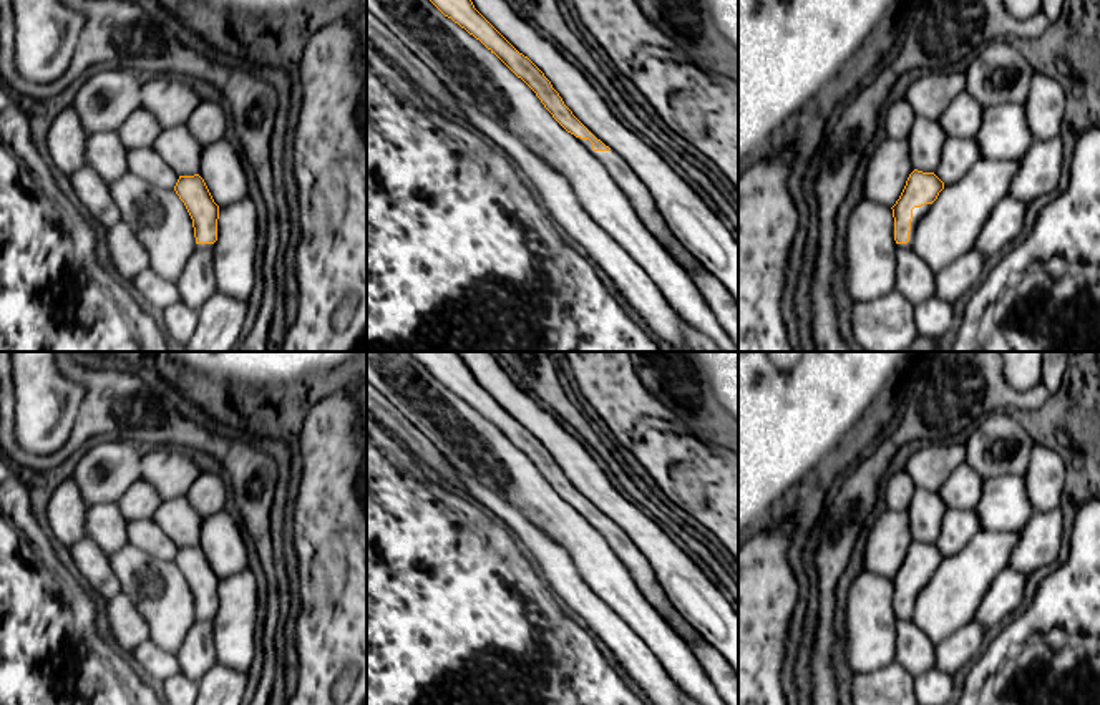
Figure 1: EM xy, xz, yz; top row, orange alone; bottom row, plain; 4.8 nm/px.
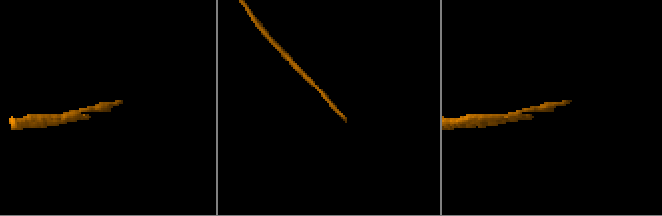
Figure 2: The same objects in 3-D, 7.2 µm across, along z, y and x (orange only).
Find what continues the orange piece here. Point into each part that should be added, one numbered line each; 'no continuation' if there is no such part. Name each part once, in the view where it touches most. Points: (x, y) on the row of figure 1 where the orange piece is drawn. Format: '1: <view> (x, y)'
1: yz (918, 213)

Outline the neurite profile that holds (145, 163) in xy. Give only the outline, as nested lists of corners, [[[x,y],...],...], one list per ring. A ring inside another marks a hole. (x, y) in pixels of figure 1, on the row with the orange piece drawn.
[[[153,146],[128,151],[128,173],[163,189],[174,189],[179,179]]]

